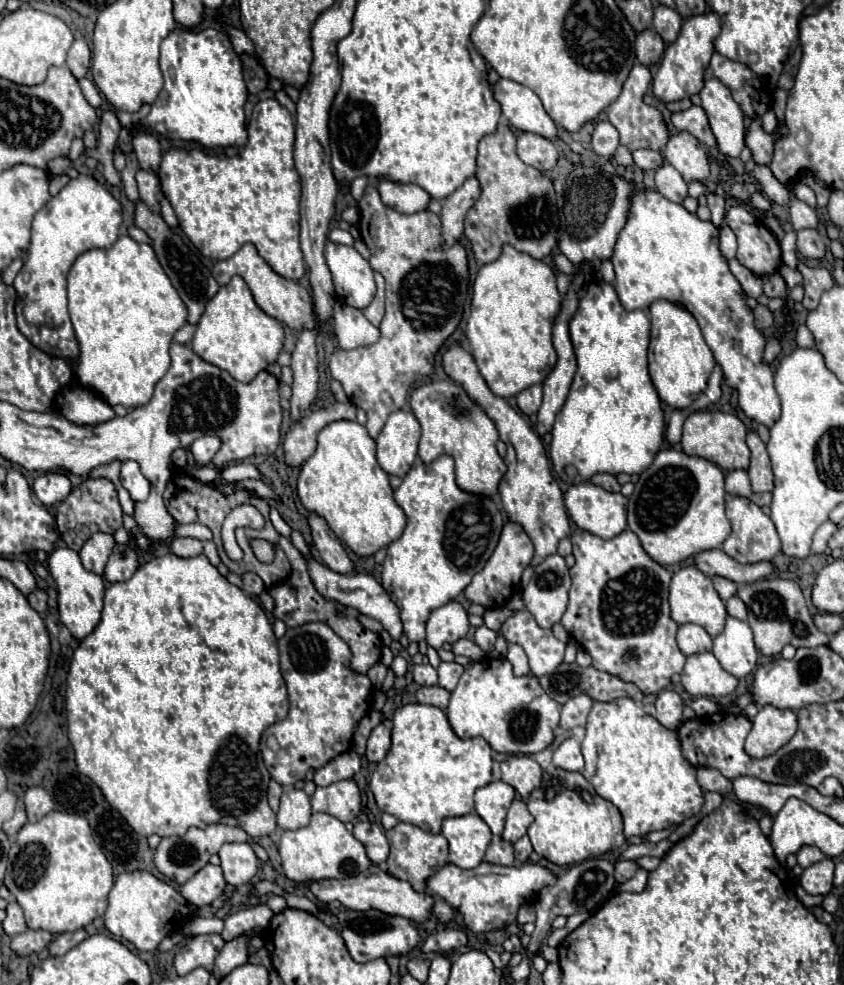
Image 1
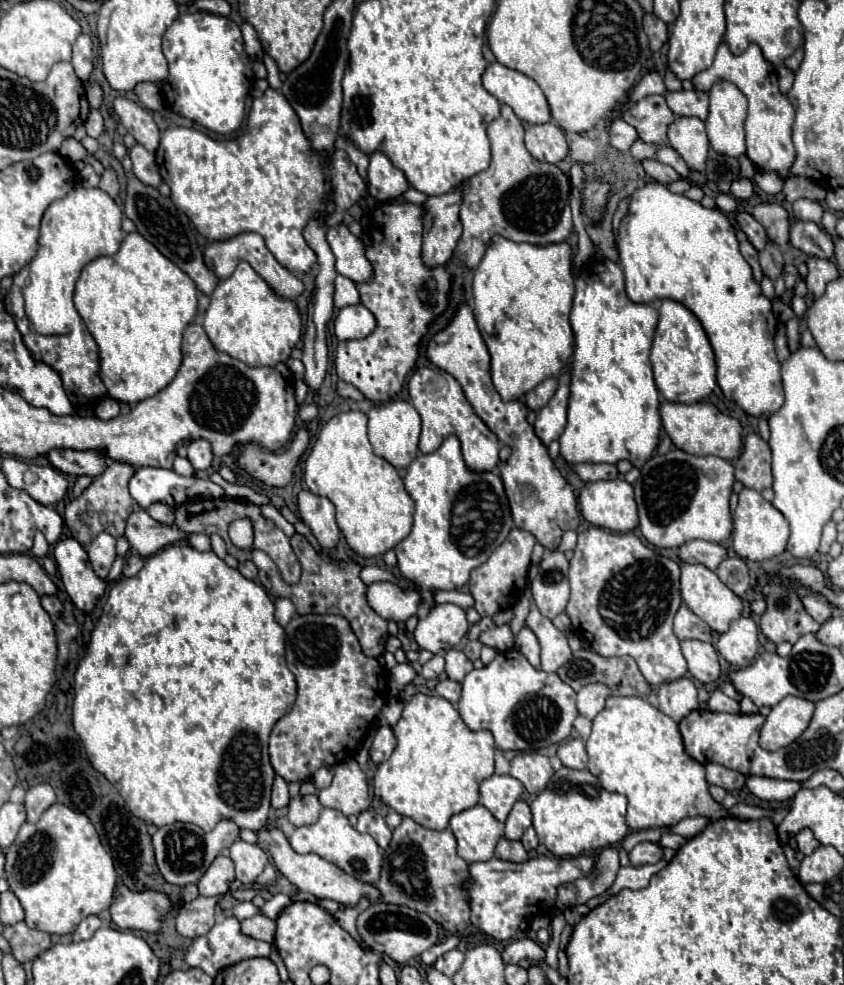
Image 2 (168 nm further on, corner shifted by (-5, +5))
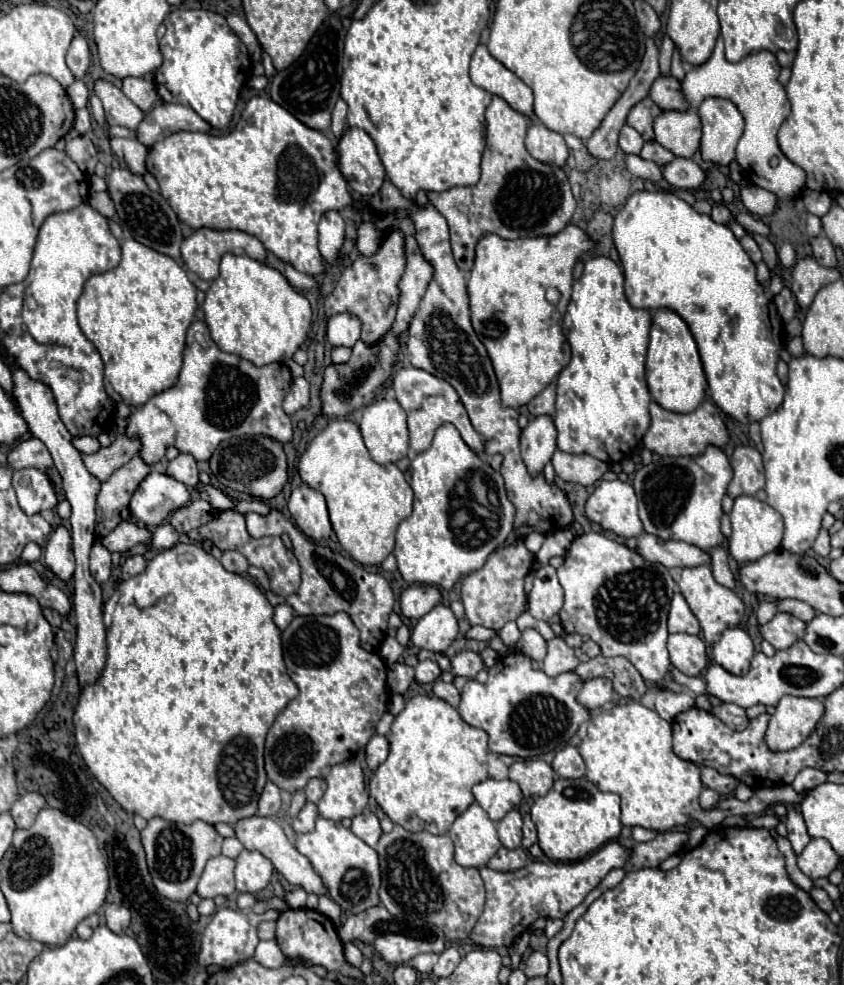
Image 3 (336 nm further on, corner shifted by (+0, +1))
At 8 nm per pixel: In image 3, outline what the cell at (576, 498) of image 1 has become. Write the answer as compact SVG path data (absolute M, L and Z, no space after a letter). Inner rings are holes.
M601 481L585 503L585 517L621 539L639 537L643 525L637 515L637 497L629 483Z

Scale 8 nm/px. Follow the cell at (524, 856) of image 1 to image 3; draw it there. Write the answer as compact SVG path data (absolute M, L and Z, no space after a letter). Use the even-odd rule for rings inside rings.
M523 815L523 847L529 849L537 841L537 831L529 815Z

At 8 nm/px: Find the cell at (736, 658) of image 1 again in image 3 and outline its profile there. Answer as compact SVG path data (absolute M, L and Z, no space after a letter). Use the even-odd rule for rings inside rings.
M741 627L725 629L711 651L713 661L717 661L723 669L727 669L733 675L745 675L749 671L753 653L753 641Z

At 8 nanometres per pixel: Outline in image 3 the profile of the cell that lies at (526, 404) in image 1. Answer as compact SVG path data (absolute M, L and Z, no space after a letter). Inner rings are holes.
M555 383L547 385L535 399L531 399L527 409L529 409L529 413L533 417L537 417L537 415L553 415L555 413Z

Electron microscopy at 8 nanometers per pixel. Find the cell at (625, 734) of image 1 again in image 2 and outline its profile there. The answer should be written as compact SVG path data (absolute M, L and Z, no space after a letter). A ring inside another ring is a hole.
M608 697L606 707L594 717L592 735L586 741L588 751L588 771L598 777L600 785L606 791L616 791L628 797L626 823L630 829L652 829L652 827L672 827L686 817L702 815L710 821L722 819L728 815L720 803L708 793L708 783L704 779L704 765L686 755L678 723L664 715L660 709L646 703L642 697Z

